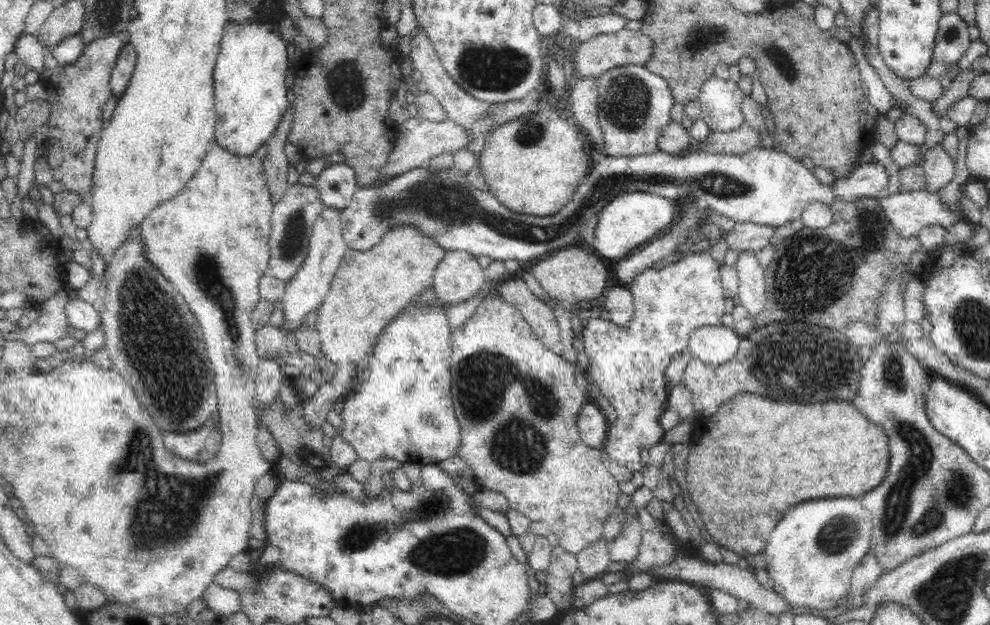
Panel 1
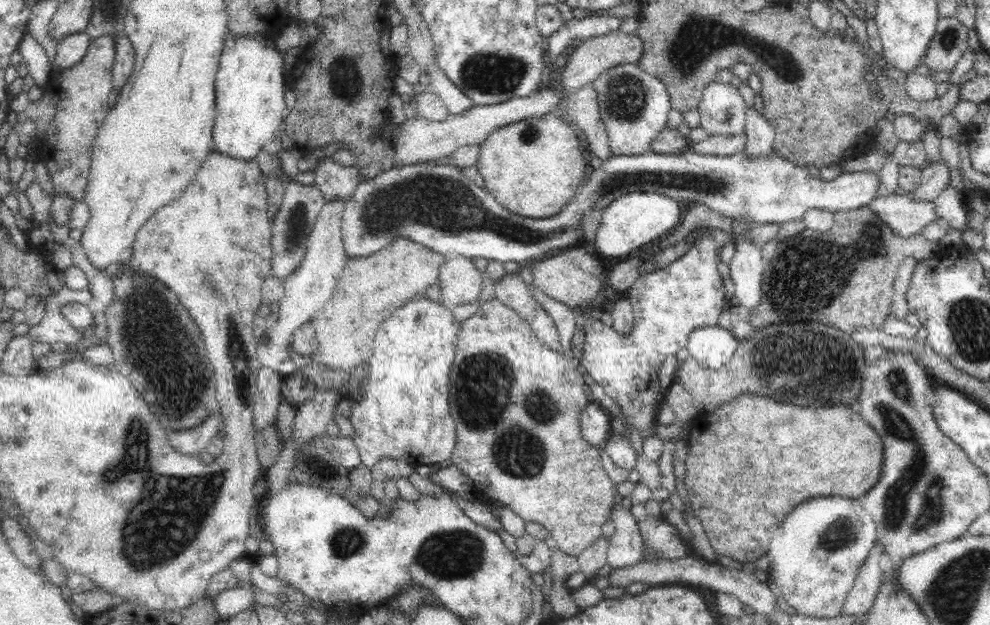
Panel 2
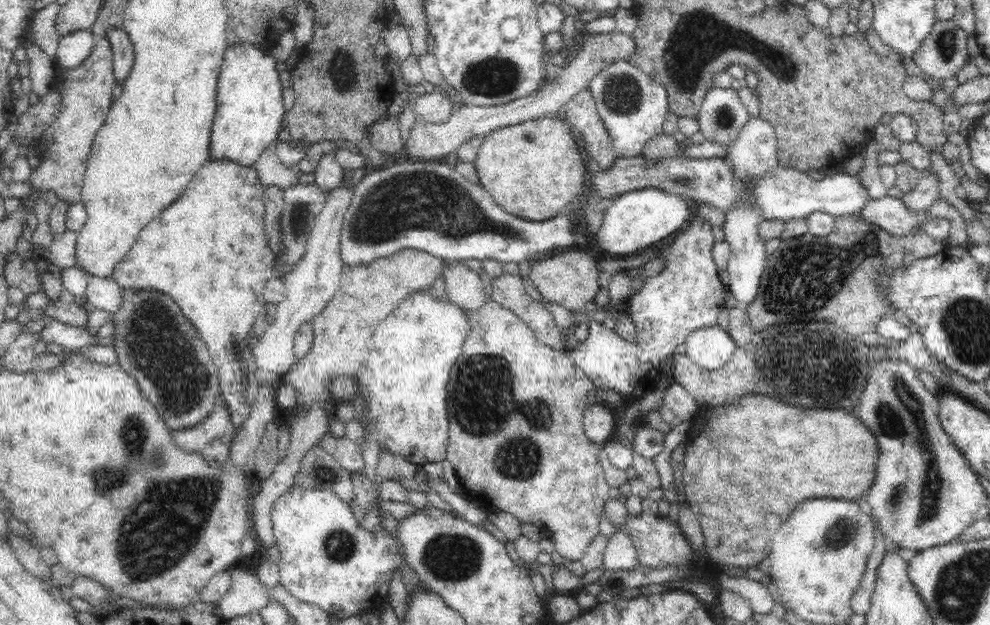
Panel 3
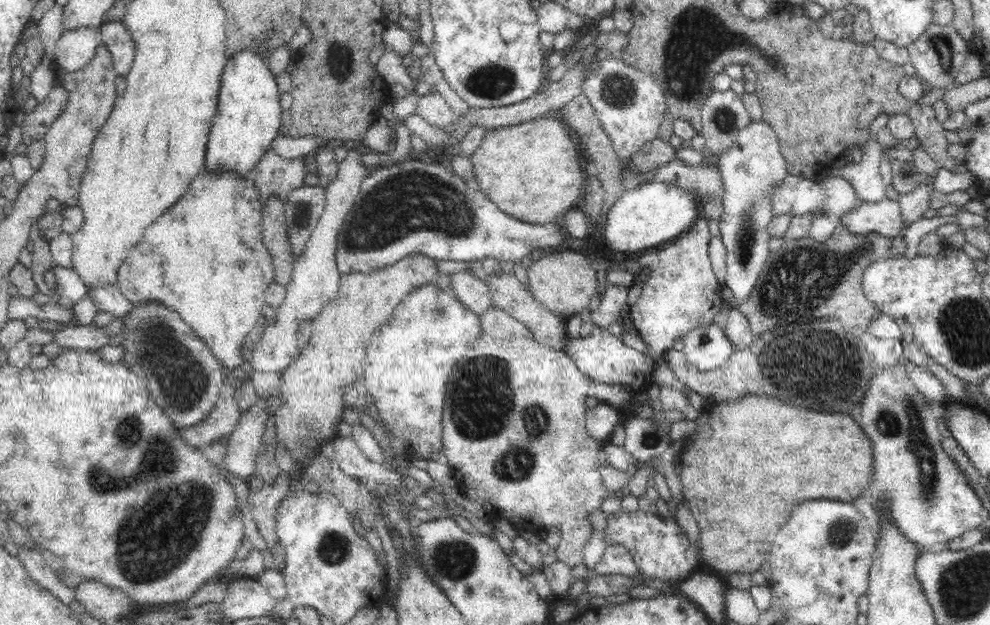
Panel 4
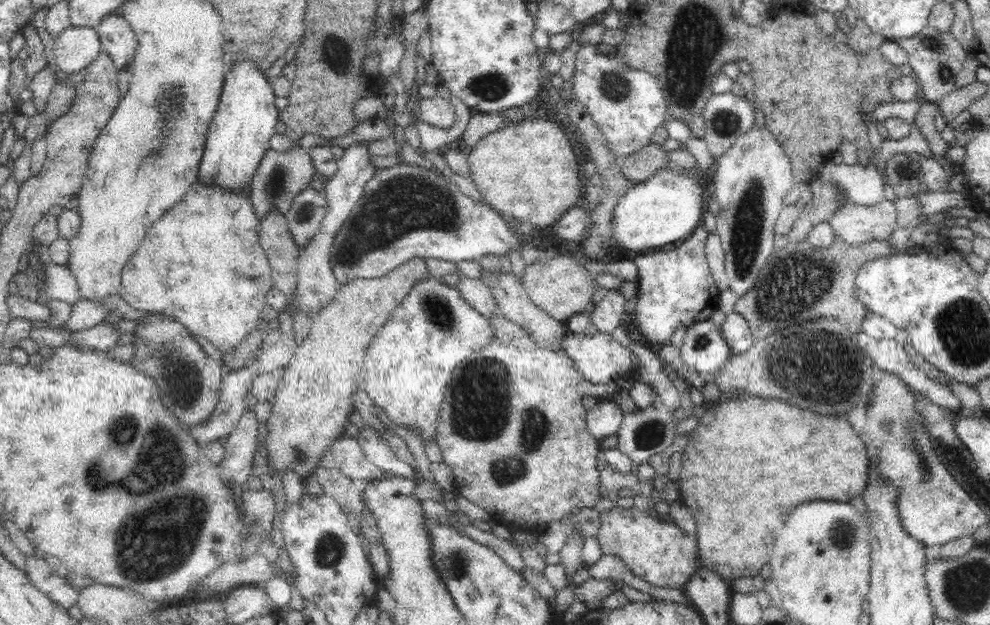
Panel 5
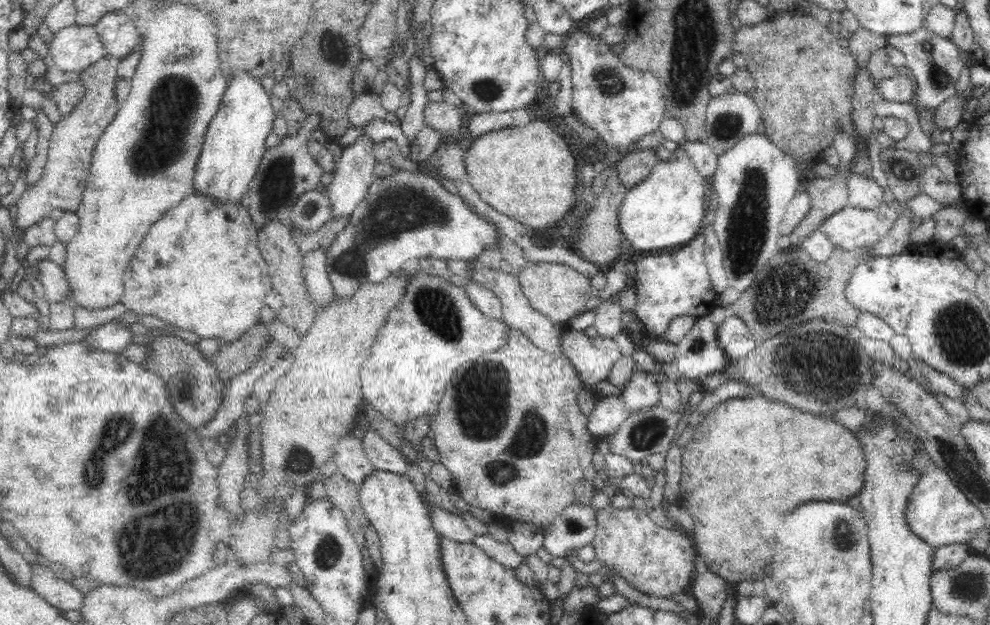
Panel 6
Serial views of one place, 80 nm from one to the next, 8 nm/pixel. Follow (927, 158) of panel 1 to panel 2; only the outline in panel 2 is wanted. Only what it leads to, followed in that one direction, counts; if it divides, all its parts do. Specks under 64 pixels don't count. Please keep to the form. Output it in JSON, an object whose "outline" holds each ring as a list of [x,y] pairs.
{"outline":[[[929,162],[921,169],[921,180],[918,188],[910,191],[908,197],[914,201],[934,203],[950,182],[950,173],[945,163]]]}

